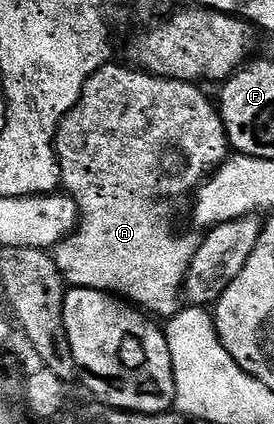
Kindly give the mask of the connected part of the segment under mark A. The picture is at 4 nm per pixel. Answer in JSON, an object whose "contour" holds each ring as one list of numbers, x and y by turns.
{"contour":[[108,64,97,68,97,72,93,72,93,76,89,76,89,80,85,80,79,102,60,120,59,130,55,134,55,155,59,161,59,180,66,197,72,198,78,204,81,217,78,227,53,247,53,257,64,283,68,287,81,290,105,290,108,294,116,295,134,304,138,309,156,319,166,320,179,313,181,309,183,278,187,275,187,269,197,252,201,238,198,233,196,235,175,235,171,231,171,222,167,219,167,206,163,202,171,202,174,198,183,198,186,194,194,195,208,177,227,161,229,143,218,109,213,105,212,99,210,102,199,91,202,89,196,83,182,82,176,78,159,78,156,74,148,74,139,68,126,70,123,66,115,65]]}

